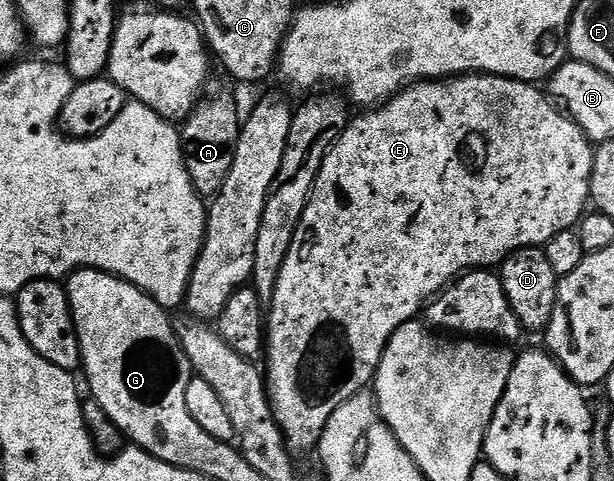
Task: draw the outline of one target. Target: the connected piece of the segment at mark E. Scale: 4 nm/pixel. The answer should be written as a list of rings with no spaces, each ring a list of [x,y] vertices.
[[[482,73],[420,81],[404,86],[398,95],[378,107],[364,110],[356,119],[354,116],[339,135],[339,140],[331,146],[317,173],[305,213],[297,225],[297,233],[293,233],[293,245],[289,245],[285,265],[281,265],[275,292],[265,315],[267,400],[271,402],[271,411],[283,431],[283,440],[289,452],[314,452],[318,448],[319,438],[329,417],[333,417],[333,413],[345,401],[349,401],[349,397],[364,390],[374,380],[375,371],[393,333],[401,329],[401,325],[412,322],[418,316],[415,314],[418,311],[420,314],[443,288],[472,269],[498,268],[515,251],[526,247],[543,247],[554,235],[572,230],[583,218],[591,197],[589,177],[593,173],[595,147],[584,139],[583,130],[572,121],[570,115],[552,102],[548,92],[539,90],[543,89],[534,83]]]

